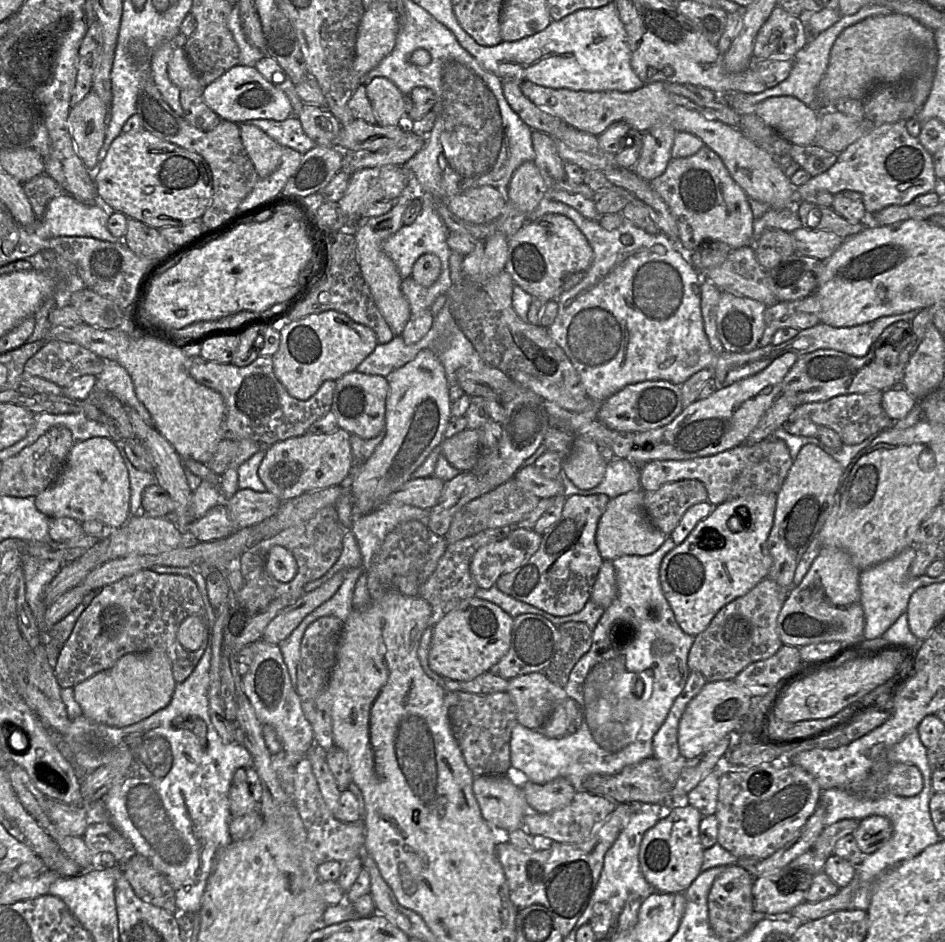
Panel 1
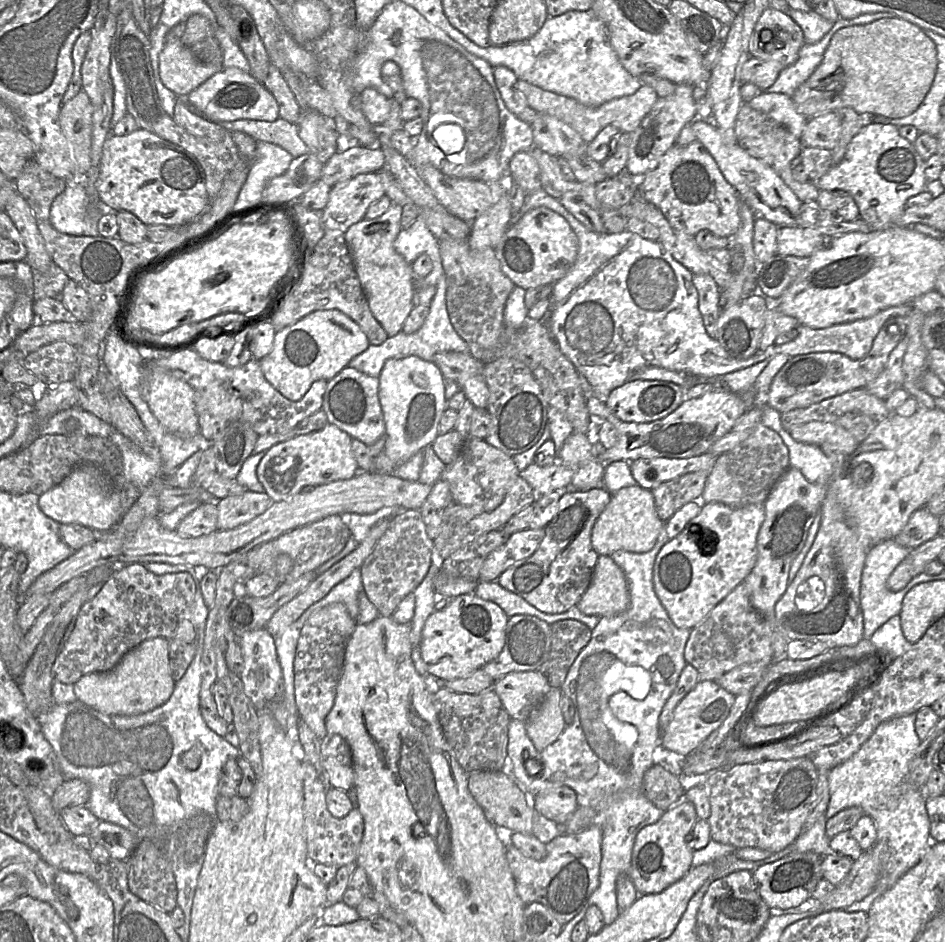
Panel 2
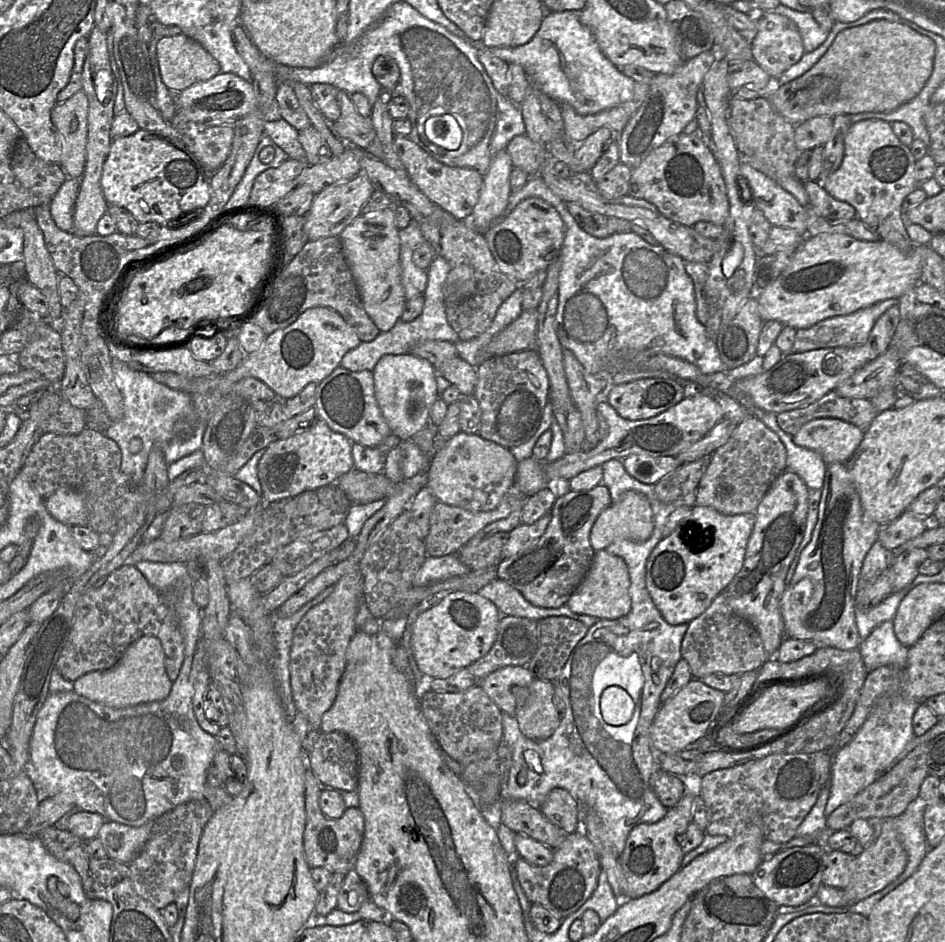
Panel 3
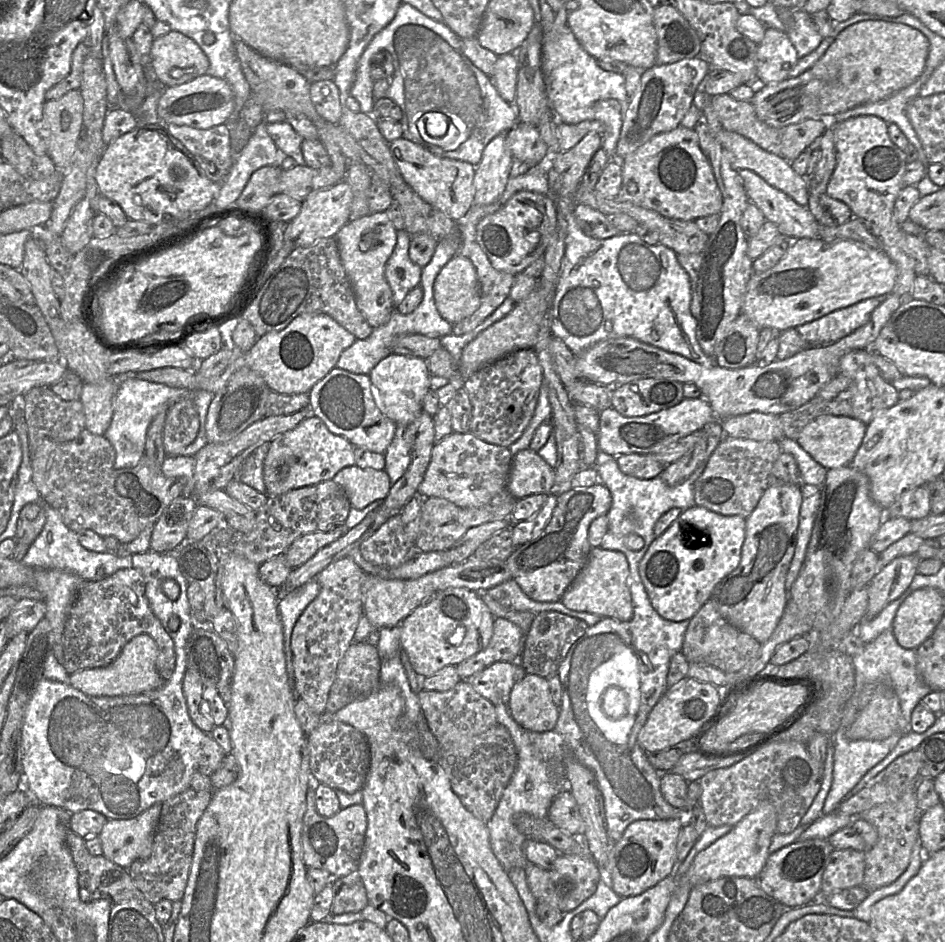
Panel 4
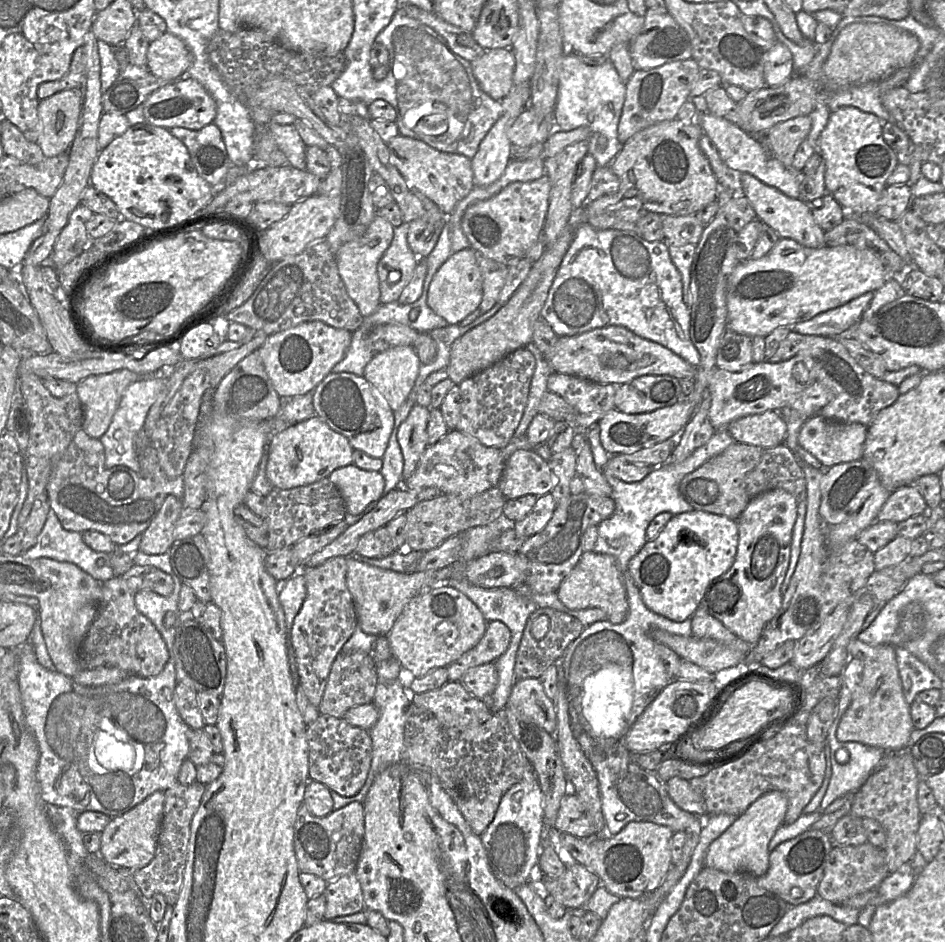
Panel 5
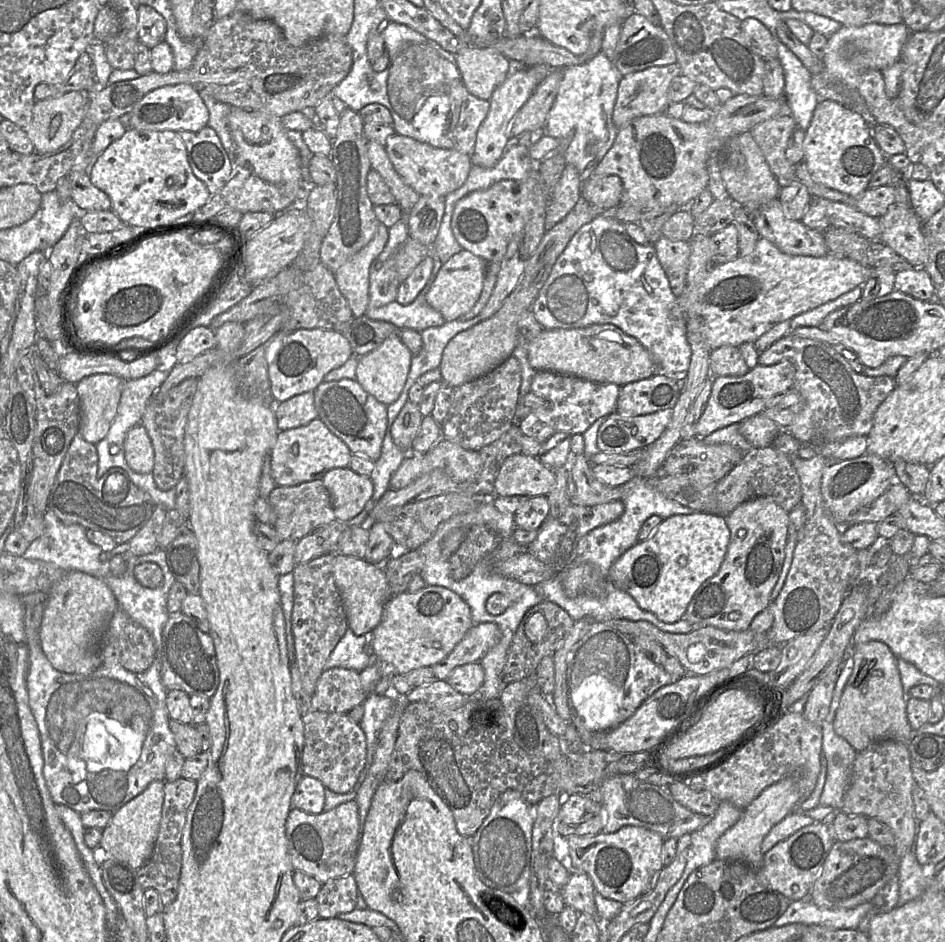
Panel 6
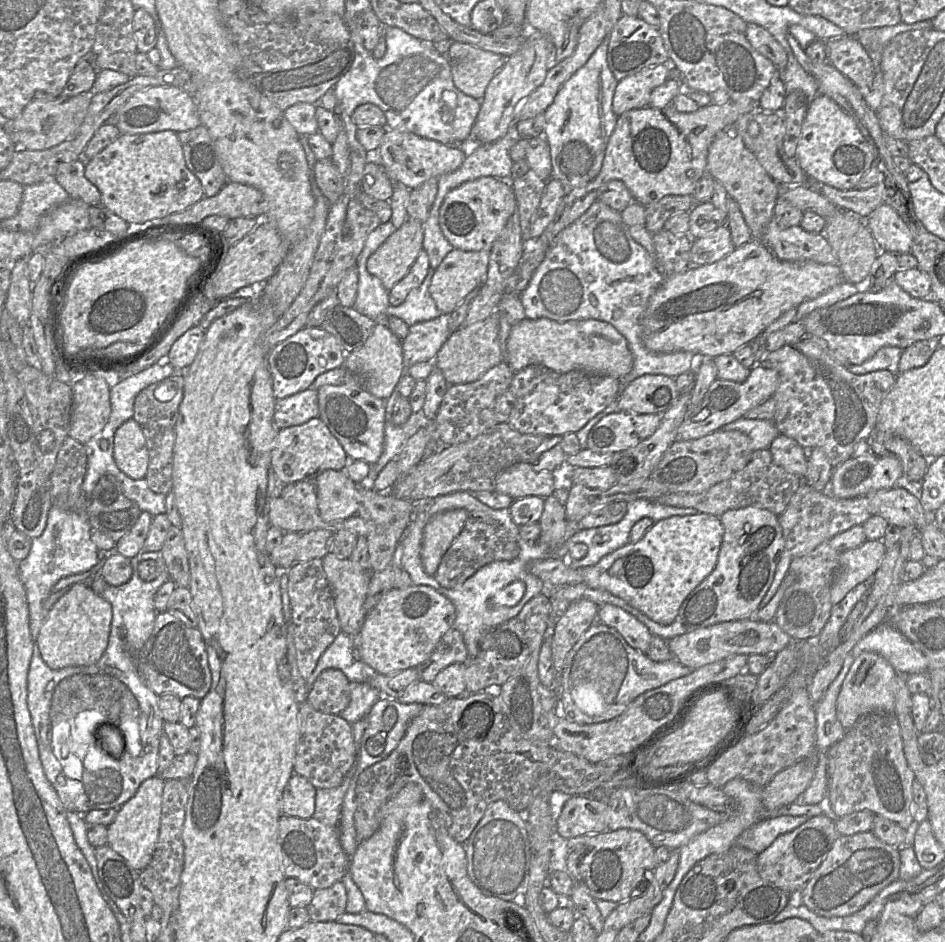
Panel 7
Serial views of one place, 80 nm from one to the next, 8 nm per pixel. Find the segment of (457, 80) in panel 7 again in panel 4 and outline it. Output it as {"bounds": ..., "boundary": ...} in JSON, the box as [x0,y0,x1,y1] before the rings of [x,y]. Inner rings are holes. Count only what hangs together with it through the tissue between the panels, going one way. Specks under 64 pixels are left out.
{"bounds":[489,53,518,104],"boundary":[[[515,53],[500,55],[489,76],[499,95],[509,104],[515,104],[518,61]]]}

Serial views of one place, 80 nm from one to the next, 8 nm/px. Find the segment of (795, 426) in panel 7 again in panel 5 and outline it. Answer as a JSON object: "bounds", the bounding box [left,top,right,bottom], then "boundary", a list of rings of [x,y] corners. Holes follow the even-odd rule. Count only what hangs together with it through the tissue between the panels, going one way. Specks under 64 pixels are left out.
{"bounds":[765,331,900,427],"boundary":[[[790,331],[775,354],[765,358],[765,361],[778,363],[796,355],[809,355],[814,358],[814,381],[825,385],[832,392],[831,401],[818,413],[825,419],[841,423],[860,423],[868,427],[881,410],[892,405],[900,396],[896,386],[865,371],[838,338],[802,335]]]}

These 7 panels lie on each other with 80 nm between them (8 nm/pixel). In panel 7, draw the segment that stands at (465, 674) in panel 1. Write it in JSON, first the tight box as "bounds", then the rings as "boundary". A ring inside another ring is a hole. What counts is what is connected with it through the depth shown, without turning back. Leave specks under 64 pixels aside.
{"bounds":[352,586,455,674],"boundary":[[[430,586],[393,588],[368,611],[360,632],[352,636],[355,659],[381,674],[420,666],[430,657],[441,637],[453,628],[455,616],[453,603]]]}

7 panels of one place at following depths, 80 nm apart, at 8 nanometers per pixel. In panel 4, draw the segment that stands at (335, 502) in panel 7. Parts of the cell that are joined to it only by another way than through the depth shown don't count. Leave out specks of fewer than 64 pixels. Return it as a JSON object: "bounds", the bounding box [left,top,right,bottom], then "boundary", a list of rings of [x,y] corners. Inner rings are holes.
{"bounds":[332,465,391,510],"boundary":[[[356,465],[343,468],[332,480],[345,491],[351,507],[358,510],[374,501],[384,500],[391,487],[390,478],[384,470]]]}

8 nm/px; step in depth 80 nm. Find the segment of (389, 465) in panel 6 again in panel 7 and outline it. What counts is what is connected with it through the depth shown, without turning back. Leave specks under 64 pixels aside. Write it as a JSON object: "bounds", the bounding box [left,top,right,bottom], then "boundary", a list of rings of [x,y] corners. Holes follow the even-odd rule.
{"bounds":[360,405,429,489],"boundary":[[[386,405],[387,421],[385,424],[385,441],[382,455],[377,463],[371,466],[369,475],[360,485],[373,489],[373,483],[380,471],[404,449],[408,440],[429,422],[423,411],[413,412],[406,423],[396,426],[391,421],[392,406]]]}

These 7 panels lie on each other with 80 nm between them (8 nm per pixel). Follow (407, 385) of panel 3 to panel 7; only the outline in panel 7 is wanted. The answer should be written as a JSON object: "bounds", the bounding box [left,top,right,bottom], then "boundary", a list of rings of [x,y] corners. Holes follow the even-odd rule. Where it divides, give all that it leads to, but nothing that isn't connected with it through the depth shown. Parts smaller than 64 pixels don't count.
{"bounds":[344,324,406,400],"boundary":[[[376,324],[365,344],[360,349],[347,353],[344,366],[372,395],[387,400],[396,391],[401,377],[406,372],[402,342],[388,326]]]}

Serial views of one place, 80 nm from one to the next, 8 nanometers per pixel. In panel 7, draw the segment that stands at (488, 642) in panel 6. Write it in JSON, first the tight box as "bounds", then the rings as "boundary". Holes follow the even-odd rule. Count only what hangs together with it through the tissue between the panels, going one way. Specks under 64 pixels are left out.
{"bounds":[414,628,468,682],"boundary":[[[455,628],[449,629],[438,641],[430,657],[420,666],[414,667],[420,670],[420,679],[424,682],[432,682],[436,675],[454,663],[463,663],[468,659],[468,650],[462,634]]]}

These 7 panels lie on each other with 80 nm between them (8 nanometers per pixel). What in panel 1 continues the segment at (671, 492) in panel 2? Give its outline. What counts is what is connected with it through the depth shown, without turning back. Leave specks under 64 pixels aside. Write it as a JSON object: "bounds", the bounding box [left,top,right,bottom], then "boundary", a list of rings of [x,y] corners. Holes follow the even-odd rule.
{"bounds":[643,479,708,536],"boundary":[[[683,479],[663,484],[654,491],[643,491],[643,506],[651,522],[665,535],[670,536],[685,512],[693,505],[708,500],[705,485],[697,479]]]}

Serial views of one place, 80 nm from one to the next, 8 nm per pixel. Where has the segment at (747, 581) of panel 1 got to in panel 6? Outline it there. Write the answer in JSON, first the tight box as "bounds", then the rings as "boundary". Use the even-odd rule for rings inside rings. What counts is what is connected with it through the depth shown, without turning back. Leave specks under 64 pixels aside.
{"bounds":[607,513,730,623],"boundary":[[[707,513],[675,515],[664,519],[645,541],[637,542],[611,566],[607,581],[630,594],[639,607],[654,614],[665,623],[675,623],[686,612],[695,592],[719,571],[730,540],[730,530],[725,518]]]}

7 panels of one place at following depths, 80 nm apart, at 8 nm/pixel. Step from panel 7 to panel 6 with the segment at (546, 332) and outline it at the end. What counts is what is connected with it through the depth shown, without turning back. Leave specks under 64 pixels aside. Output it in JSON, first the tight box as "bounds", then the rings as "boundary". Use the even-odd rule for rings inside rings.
{"bounds":[528,324,660,387],"boundary":[[[611,324],[592,325],[580,329],[543,330],[528,343],[528,360],[536,371],[570,375],[598,384],[616,384],[619,387],[652,377],[660,372],[649,352],[635,338],[626,335]]]}

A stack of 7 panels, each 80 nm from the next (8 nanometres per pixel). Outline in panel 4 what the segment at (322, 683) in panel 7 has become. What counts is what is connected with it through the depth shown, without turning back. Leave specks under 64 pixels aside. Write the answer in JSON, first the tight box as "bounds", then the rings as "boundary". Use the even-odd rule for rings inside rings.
{"bounds":[325,642,381,713],"boundary":[[[352,642],[338,663],[325,711],[335,713],[374,692],[380,686],[380,667],[381,658],[376,646]]]}

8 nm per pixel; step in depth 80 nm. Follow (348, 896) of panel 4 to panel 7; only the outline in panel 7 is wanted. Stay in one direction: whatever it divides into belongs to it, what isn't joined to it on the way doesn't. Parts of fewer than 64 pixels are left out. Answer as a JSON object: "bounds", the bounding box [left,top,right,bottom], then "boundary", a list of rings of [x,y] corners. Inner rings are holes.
{"bounds":[306,881,347,921],"boundary":[[[342,881],[334,883],[331,887],[315,890],[310,904],[306,907],[311,921],[335,921],[335,919],[347,913],[347,892]]]}

